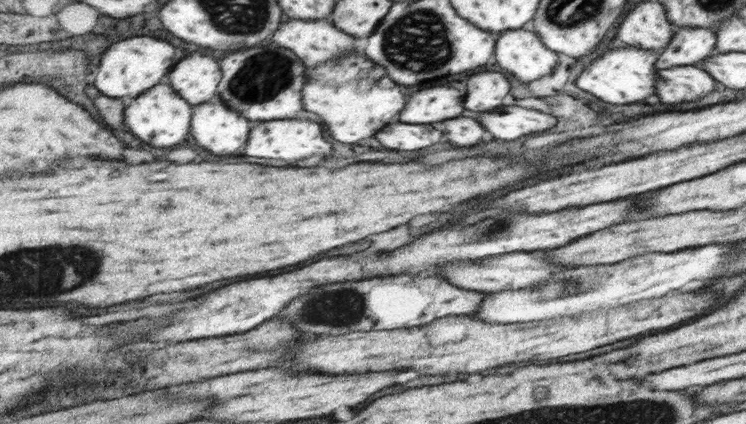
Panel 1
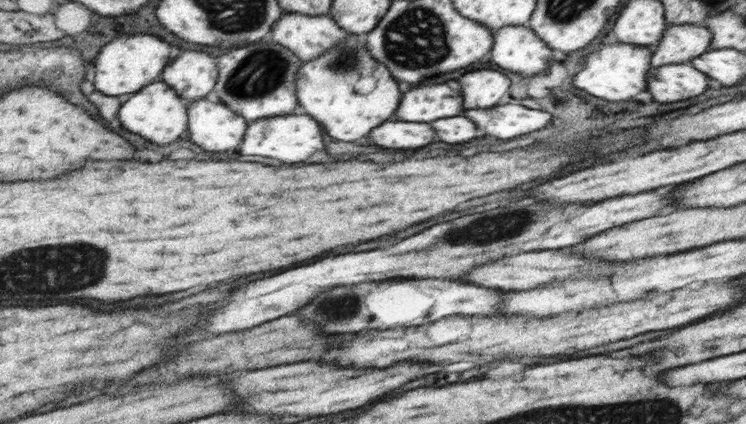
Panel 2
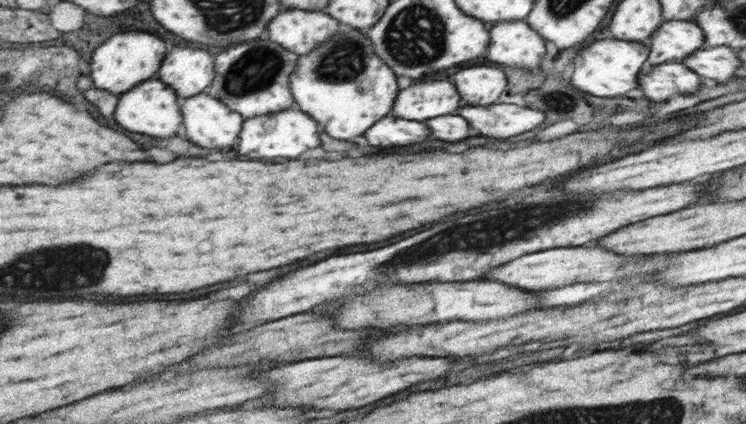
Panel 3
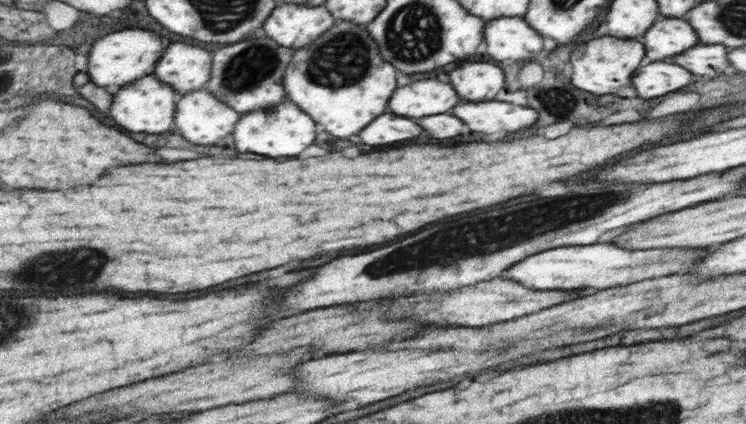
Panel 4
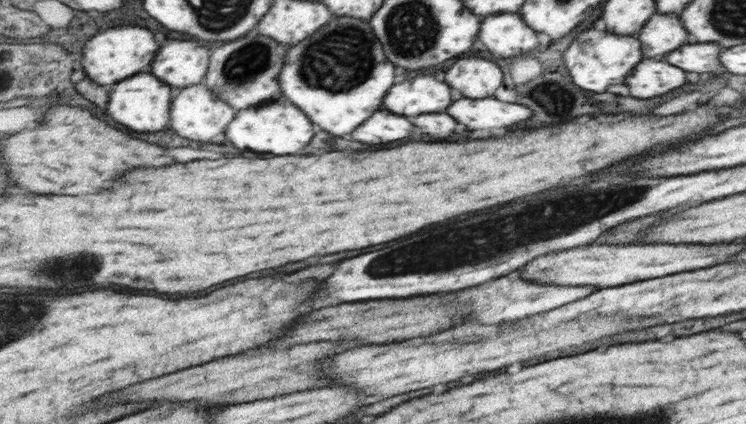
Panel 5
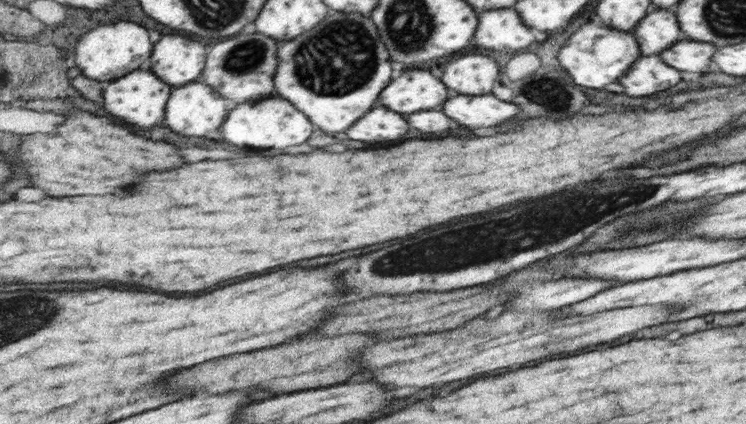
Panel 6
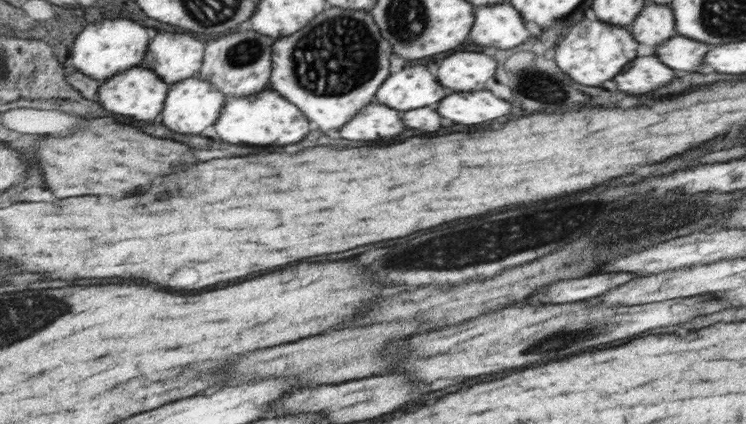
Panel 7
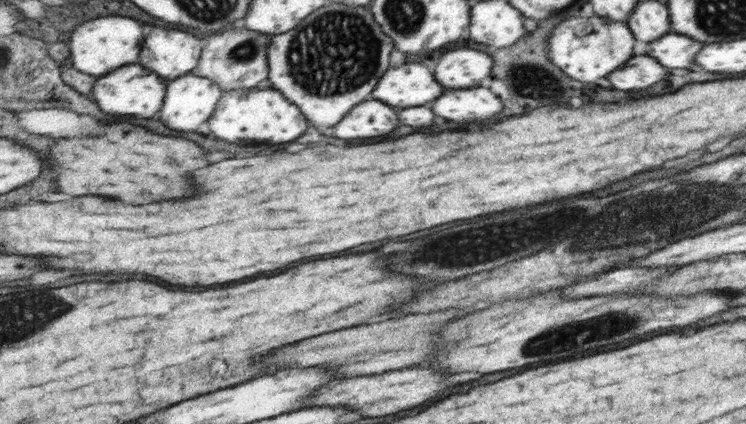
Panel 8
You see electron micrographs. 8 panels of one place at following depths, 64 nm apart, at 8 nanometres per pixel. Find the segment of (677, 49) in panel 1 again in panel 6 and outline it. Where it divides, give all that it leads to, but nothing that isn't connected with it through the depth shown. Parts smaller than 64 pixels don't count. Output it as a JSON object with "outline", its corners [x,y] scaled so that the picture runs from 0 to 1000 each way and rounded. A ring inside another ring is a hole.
{"outline":[[[875,19],[847,71],[866,132],[882,130],[918,90],[903,21]]]}

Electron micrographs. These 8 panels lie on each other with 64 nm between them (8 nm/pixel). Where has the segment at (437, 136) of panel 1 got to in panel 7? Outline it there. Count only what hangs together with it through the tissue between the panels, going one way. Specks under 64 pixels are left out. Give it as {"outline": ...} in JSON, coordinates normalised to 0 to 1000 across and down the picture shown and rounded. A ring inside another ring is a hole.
{"outline":[[[496,245],[488,255],[475,288],[458,302],[456,321],[464,330],[523,330],[542,307],[536,269],[512,245]]]}

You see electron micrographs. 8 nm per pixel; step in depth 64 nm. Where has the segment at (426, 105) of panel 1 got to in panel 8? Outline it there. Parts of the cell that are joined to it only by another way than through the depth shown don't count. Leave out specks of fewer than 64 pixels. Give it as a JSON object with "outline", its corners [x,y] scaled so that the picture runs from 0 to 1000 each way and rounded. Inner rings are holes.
{"outline":[[[539,151],[523,160],[501,217],[501,236],[517,236],[523,250],[552,255],[568,250],[590,231],[595,208],[582,189],[579,170],[566,151]]]}

